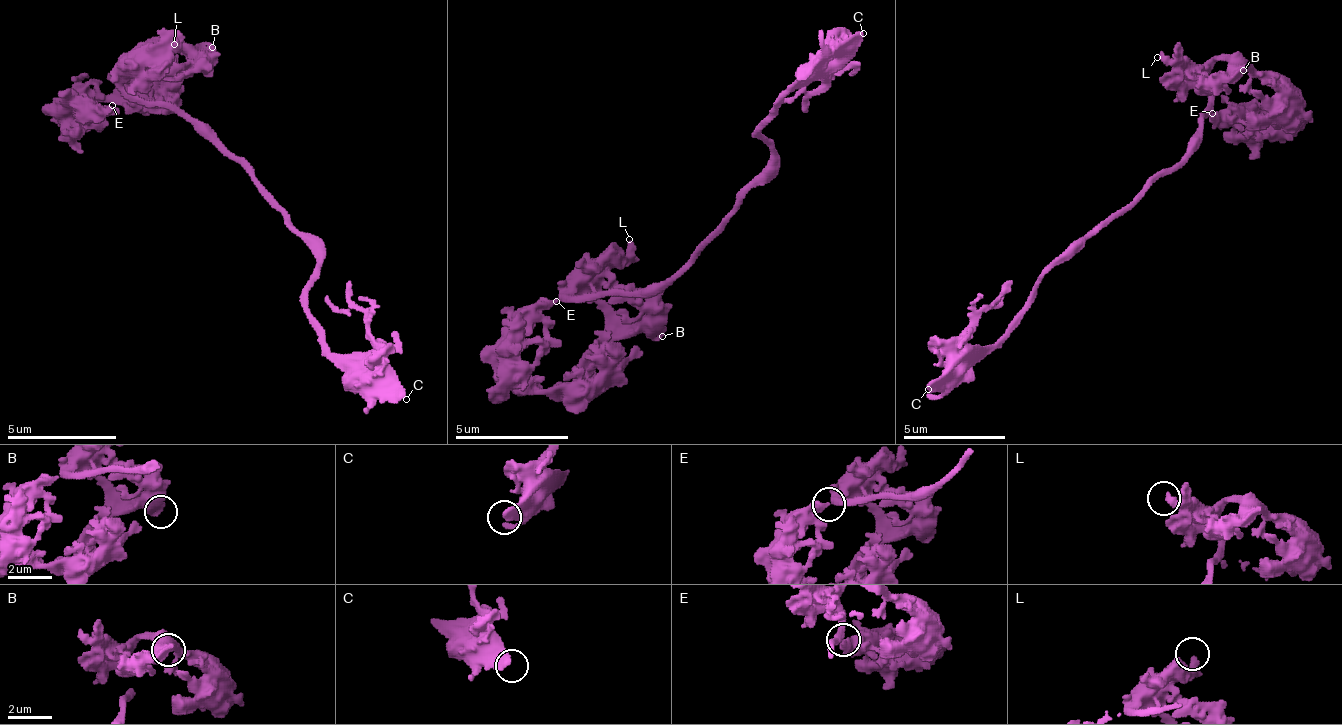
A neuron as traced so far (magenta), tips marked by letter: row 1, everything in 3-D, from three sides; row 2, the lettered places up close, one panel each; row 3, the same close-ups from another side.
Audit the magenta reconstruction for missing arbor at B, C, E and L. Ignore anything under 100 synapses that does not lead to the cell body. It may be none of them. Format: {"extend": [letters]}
{"extend": ["C"]}

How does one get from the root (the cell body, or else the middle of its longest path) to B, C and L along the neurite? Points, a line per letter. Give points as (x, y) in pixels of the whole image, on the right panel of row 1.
B: (1170, 169), (1197, 140), (1199, 123), (1206, 115), (1206, 89), (1201, 84), (1200, 75), (1233, 79), (1243, 70)
C: (1170, 169), (1126, 208), (1094, 225), (1041, 278), (1031, 293), (1031, 309), (994, 347), (966, 350), (928, 389)
L: (1170, 169), (1197, 140), (1199, 123), (1206, 115), (1207, 93), (1157, 57)

